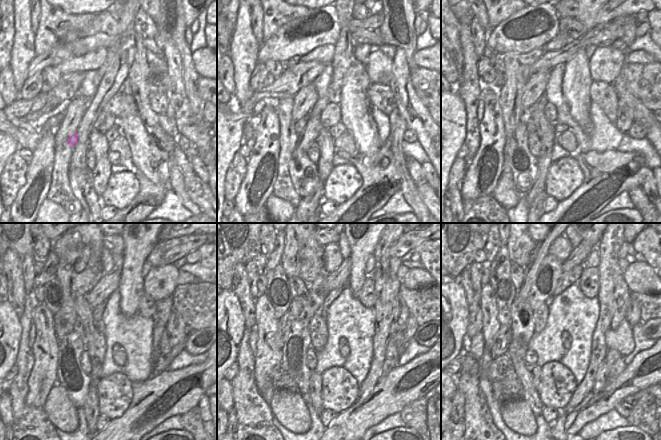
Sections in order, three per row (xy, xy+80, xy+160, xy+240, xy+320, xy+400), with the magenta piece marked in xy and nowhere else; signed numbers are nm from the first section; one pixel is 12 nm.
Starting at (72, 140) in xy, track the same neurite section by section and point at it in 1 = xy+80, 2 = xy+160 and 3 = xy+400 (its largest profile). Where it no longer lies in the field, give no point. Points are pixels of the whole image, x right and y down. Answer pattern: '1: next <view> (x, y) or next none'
1: next xy+80 (299, 125)
2: next xy+160 (525, 117)
3: next xy+400 (549, 272)

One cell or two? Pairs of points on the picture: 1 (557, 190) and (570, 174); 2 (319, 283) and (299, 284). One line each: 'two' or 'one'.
1: one
2: two

